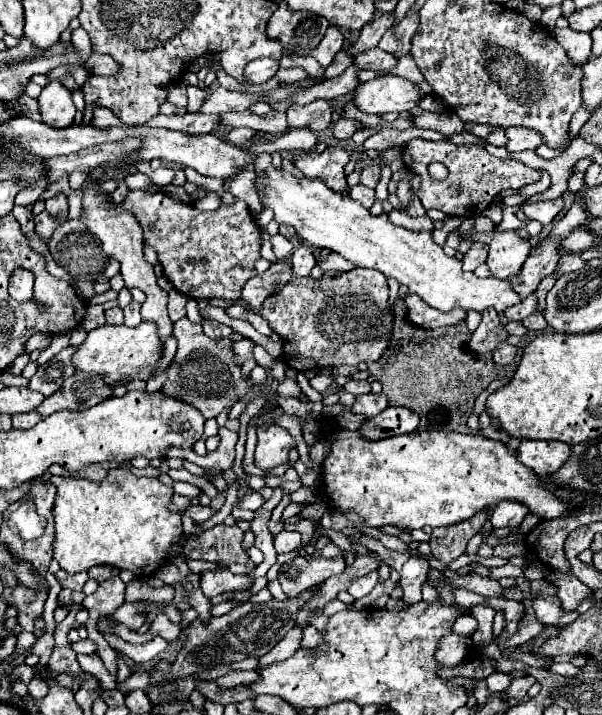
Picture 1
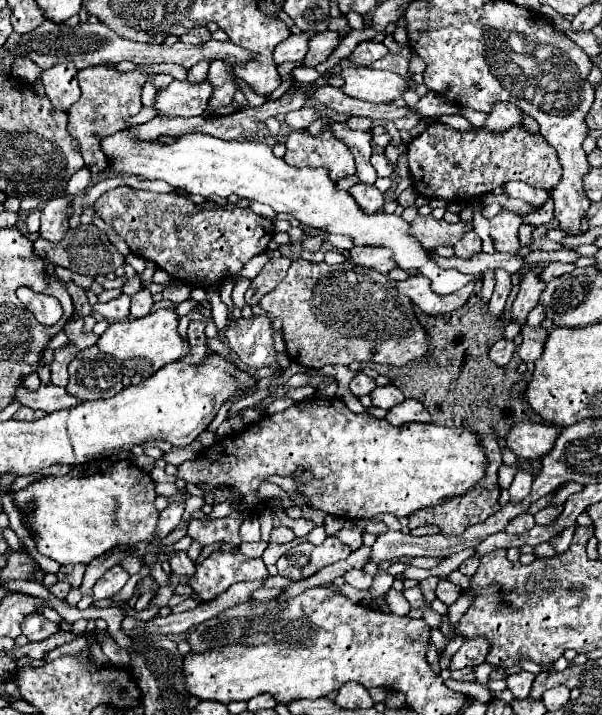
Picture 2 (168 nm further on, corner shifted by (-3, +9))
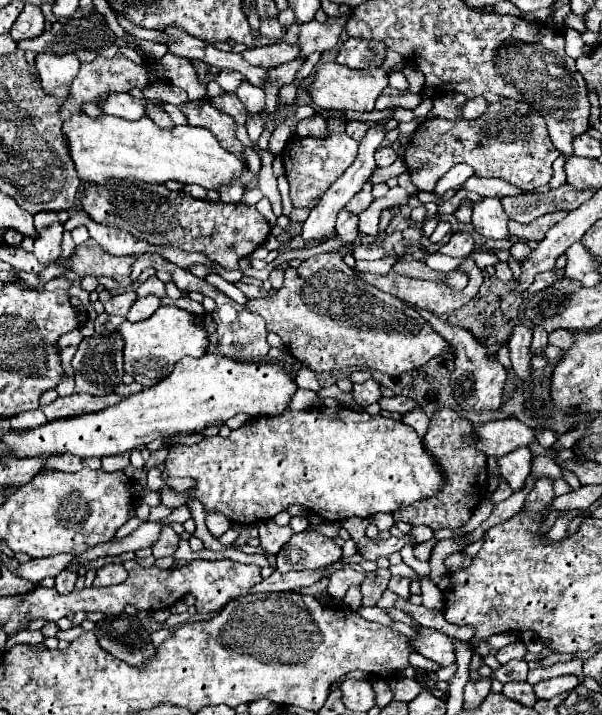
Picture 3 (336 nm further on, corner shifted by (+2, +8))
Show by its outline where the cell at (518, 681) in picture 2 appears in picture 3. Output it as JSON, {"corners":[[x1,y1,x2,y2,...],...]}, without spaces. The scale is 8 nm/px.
{"corners":[[514,659,502,665,494,673,494,679,498,679,500,683,510,683,510,681,526,681,526,675,528,675,528,663,524,659]]}

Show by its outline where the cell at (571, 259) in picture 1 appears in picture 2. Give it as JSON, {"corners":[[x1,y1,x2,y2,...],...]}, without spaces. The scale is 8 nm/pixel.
{"corners":[[551,262,551,264,547,264,543,270,541,270,541,274,539,274,539,278,543,280,543,282,551,282,553,278,557,278,557,276,563,276,563,274,567,274,567,272,571,272,575,266,573,264,563,264,563,262]]}

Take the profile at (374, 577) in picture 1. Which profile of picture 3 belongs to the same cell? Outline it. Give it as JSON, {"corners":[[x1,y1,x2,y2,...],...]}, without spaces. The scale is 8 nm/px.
{"corners":[[344,567,336,573,330,575,330,585,328,585,328,593,332,597,344,597,344,593,348,591,348,587,352,585,362,585,362,571,356,571,354,567]]}

